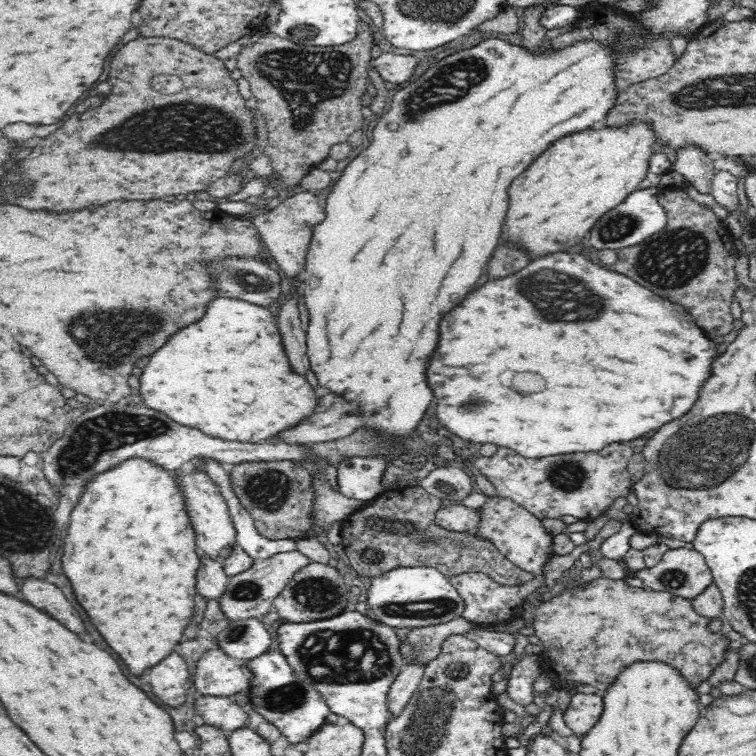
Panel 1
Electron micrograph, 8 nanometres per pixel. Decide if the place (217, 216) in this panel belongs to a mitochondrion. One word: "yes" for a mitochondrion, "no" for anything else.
no

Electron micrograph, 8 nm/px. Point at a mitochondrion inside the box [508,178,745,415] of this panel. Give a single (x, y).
(673, 260)

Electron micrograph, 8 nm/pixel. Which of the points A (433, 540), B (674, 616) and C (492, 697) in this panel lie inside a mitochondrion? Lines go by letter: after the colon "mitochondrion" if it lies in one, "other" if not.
A: mitochondrion
B: other
C: other

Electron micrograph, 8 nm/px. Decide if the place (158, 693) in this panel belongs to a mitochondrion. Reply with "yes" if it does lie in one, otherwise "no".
no

